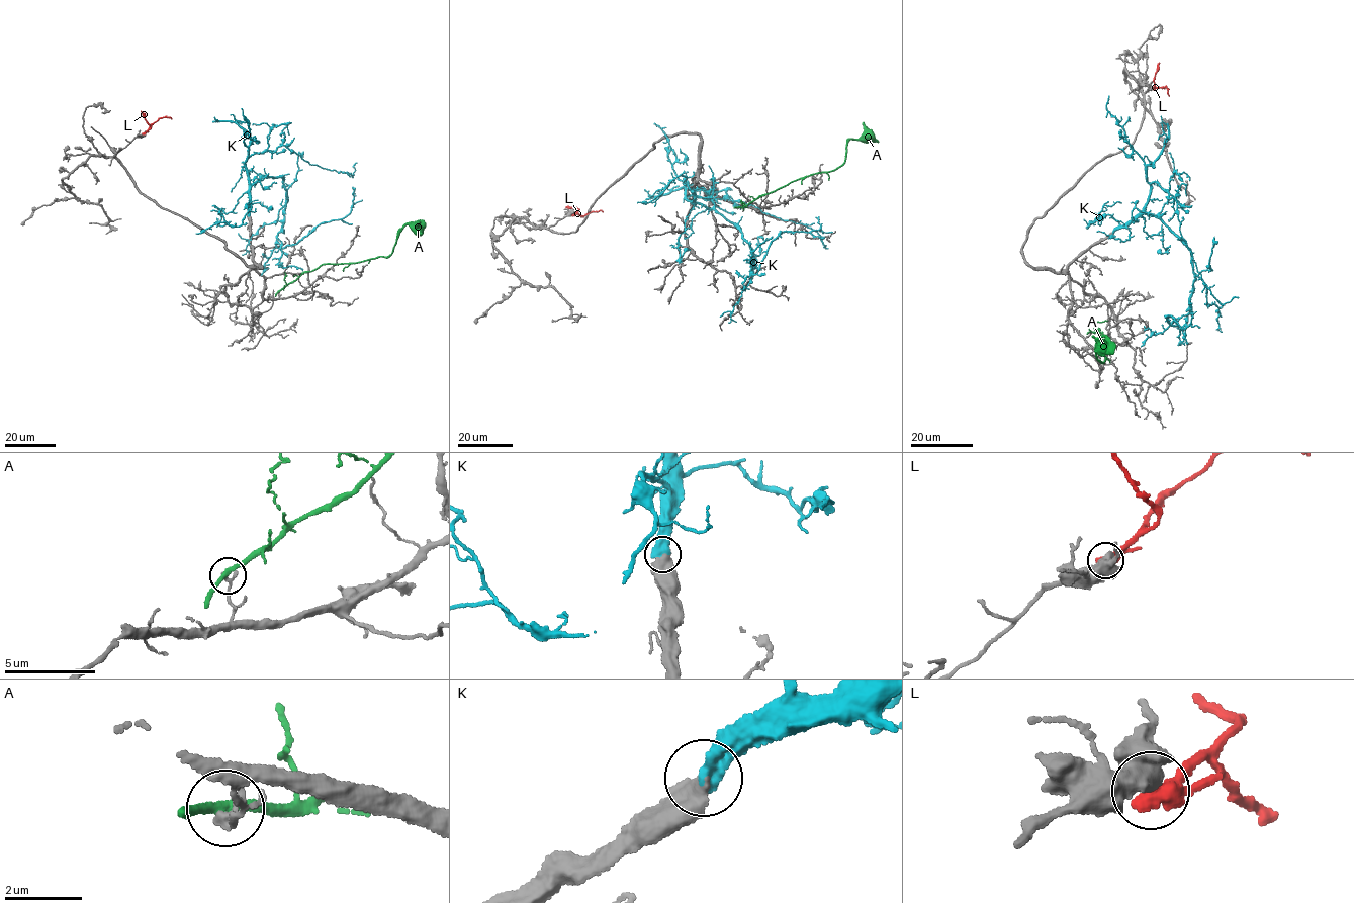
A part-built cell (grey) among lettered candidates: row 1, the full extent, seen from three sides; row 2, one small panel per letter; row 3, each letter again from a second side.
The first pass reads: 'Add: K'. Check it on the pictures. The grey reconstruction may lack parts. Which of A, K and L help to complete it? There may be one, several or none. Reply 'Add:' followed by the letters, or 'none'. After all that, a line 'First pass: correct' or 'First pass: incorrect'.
Add: K
First pass: correct

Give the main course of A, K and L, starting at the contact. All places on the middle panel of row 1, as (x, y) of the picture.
A: (737, 207), (792, 181), (835, 170), (842, 165), (846, 142), (850, 139), (879, 142)
K: (693, 191), (693, 200), (716, 209), (742, 234), (752, 253), (751, 275), (783, 232), (821, 229), (815, 217)
L: (572, 214), (603, 212)

